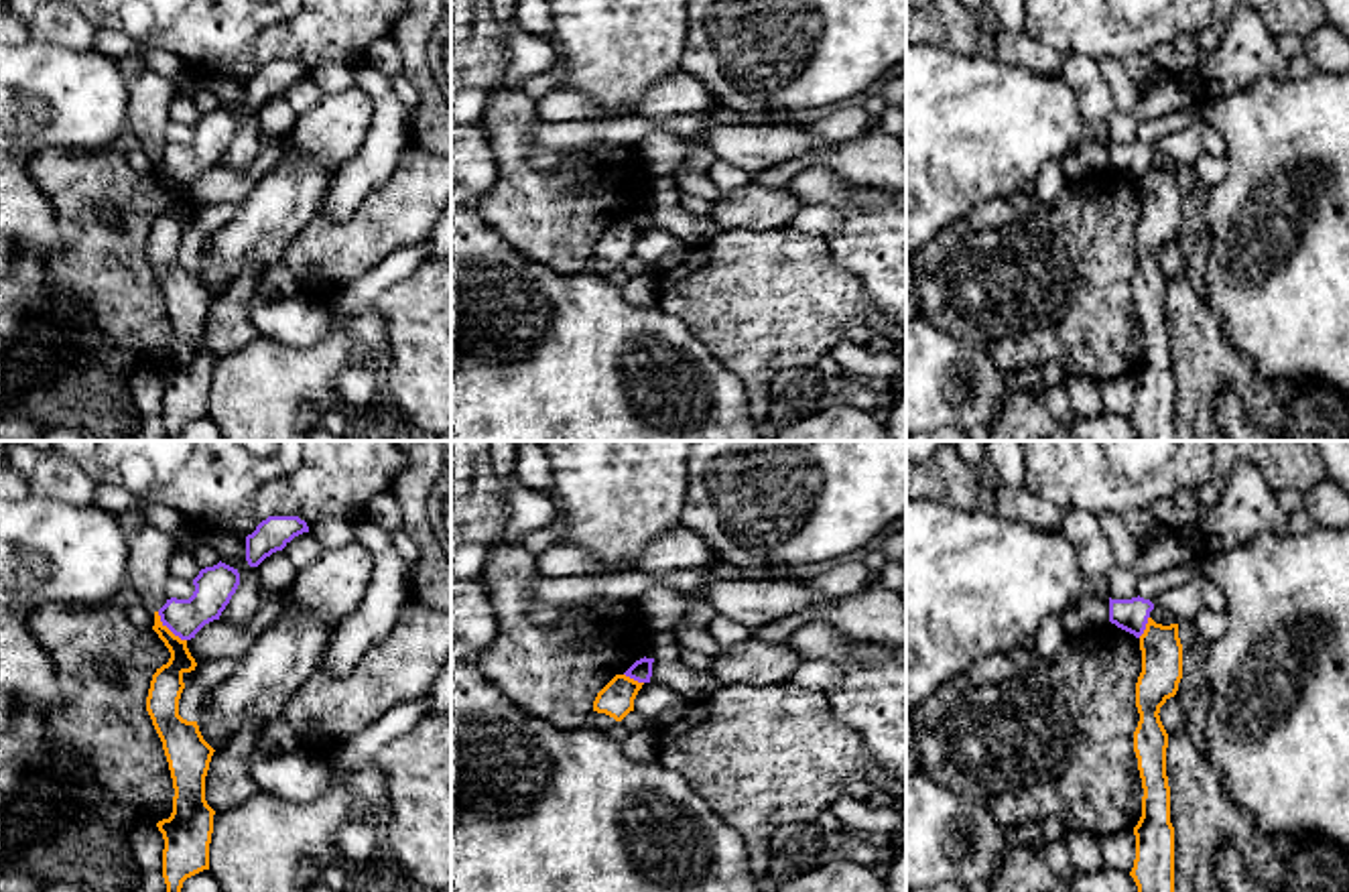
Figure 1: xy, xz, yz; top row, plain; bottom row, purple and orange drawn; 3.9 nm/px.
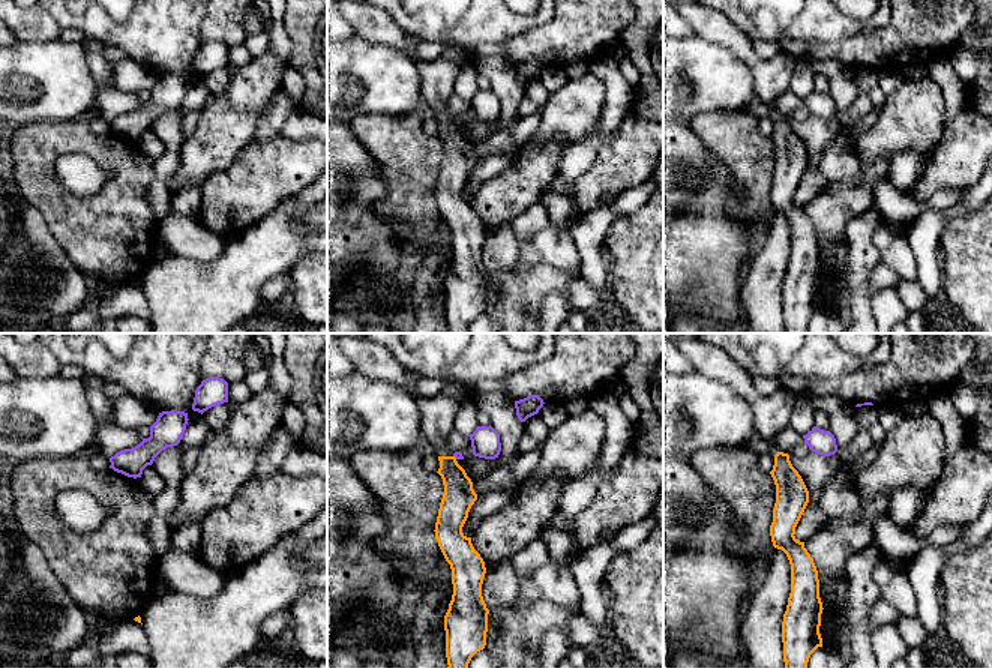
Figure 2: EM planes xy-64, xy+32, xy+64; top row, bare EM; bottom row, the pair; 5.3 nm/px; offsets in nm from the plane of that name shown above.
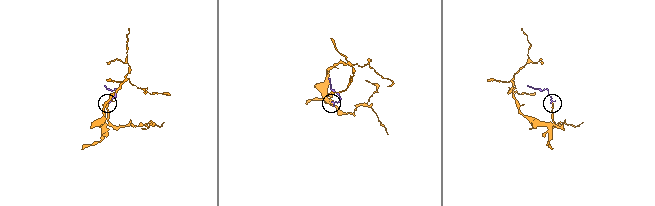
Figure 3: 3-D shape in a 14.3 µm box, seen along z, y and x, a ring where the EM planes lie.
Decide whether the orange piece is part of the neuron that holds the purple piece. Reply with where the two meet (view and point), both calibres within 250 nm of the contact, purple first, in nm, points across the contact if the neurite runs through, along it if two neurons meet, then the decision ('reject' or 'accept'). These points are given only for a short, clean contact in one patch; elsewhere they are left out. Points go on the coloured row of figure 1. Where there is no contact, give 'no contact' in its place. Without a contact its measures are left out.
meets purple in xy at (169, 628); 160 nm thick on the purple side, 130 nm on the other; border along xy (157, 612), (185, 641); reject

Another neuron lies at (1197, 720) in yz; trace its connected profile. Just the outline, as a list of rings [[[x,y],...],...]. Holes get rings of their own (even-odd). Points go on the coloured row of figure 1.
[[[1203,689],[1197,707],[1186,719],[1186,736],[1203,756],[1207,754],[1205,742],[1207,715],[1209,715],[1209,691]]]

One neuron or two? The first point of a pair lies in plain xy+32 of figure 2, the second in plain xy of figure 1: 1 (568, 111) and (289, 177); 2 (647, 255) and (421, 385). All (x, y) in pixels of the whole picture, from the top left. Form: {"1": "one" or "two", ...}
{"1": "two", "2": "one"}

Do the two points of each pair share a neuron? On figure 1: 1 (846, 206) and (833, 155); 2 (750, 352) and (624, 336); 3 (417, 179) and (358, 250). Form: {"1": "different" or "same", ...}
{"1": "different", "2": "different", "3": "same"}

